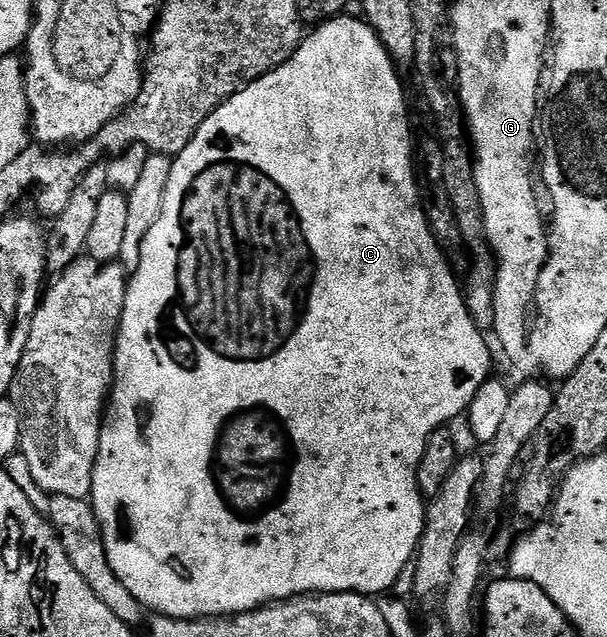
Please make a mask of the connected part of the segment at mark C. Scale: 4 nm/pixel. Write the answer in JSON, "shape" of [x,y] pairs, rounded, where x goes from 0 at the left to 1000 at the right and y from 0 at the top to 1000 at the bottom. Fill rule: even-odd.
{"shape":[[[577,25],[552,27],[549,33],[535,33],[532,39],[506,50],[491,78],[466,102],[377,152],[361,171],[343,181],[343,187],[336,187],[329,206],[323,206],[310,231],[303,231],[303,237],[285,248],[287,261],[283,275],[277,275],[277,300],[270,300],[270,325],[264,325],[264,344],[257,344],[250,363],[244,363],[231,394],[231,413],[219,424],[208,449],[204,488],[201,502],[194,505],[194,532],[188,543],[188,603],[171,644],[147,785],[161,810],[171,840],[171,859],[178,865],[178,884],[185,884],[191,909],[198,909],[198,915],[217,928],[236,958],[262,969],[288,969],[305,975],[316,975],[321,969],[376,969],[382,962],[407,962],[455,943],[473,943],[478,937],[540,931],[629,934],[647,926],[643,923],[654,915],[656,904],[667,893],[671,898],[672,889],[684,879],[702,826],[705,793],[685,752],[692,714],[699,714],[699,702],[715,678],[748,664],[741,661],[753,655],[756,659],[773,642],[784,614],[791,614],[791,608],[797,608],[797,601],[811,592],[807,578],[814,567],[807,562],[807,542],[794,531],[799,529],[796,518],[787,516],[778,495],[771,495],[763,449],[756,436],[755,441],[748,436],[750,424],[718,381],[695,330],[689,279],[682,276],[685,228],[675,223],[675,177],[669,173],[669,146],[656,122],[657,104],[639,86],[616,44],[605,39],[601,31]]]}

